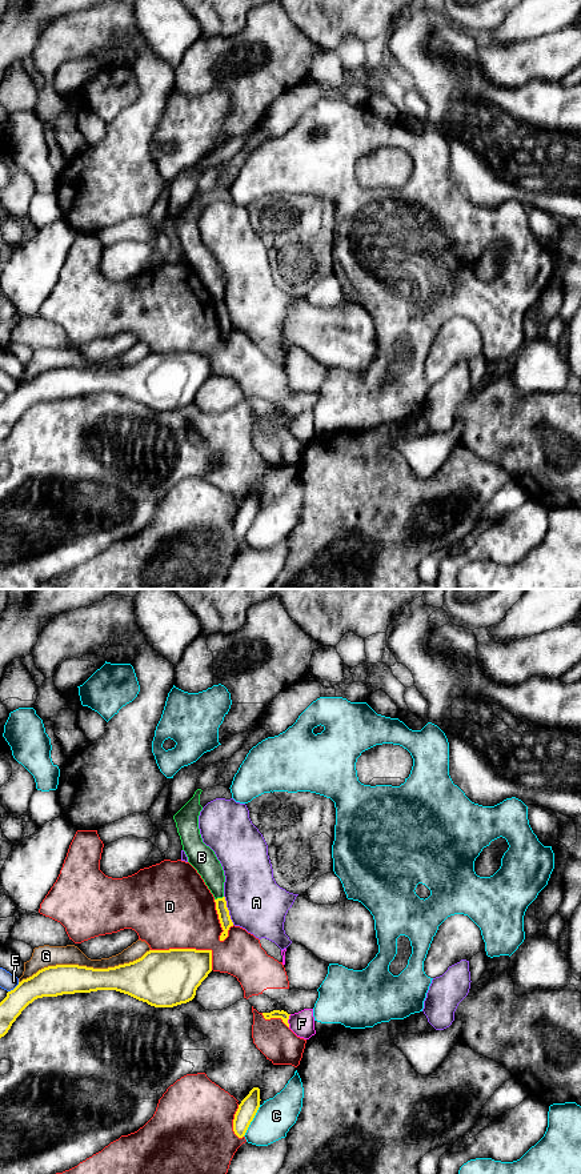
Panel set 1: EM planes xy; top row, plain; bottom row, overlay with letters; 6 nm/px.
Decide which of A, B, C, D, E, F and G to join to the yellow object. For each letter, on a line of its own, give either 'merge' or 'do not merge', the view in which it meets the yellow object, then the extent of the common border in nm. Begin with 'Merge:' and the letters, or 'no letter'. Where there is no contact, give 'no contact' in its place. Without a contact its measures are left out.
Merge: no letter
A: do not merge; contact in xy; length 190 nm
B: do not merge; contact in xy; length 60 nm
C: do not merge; contact in xy; length 220 nm
D: do not merge; contact in xy; length 400 nm
E: do not merge; contact in xy; length 90 nm
F: do not merge; contact in xy; length 80 nm
G: do not merge; contact in xy; length 800 nm

